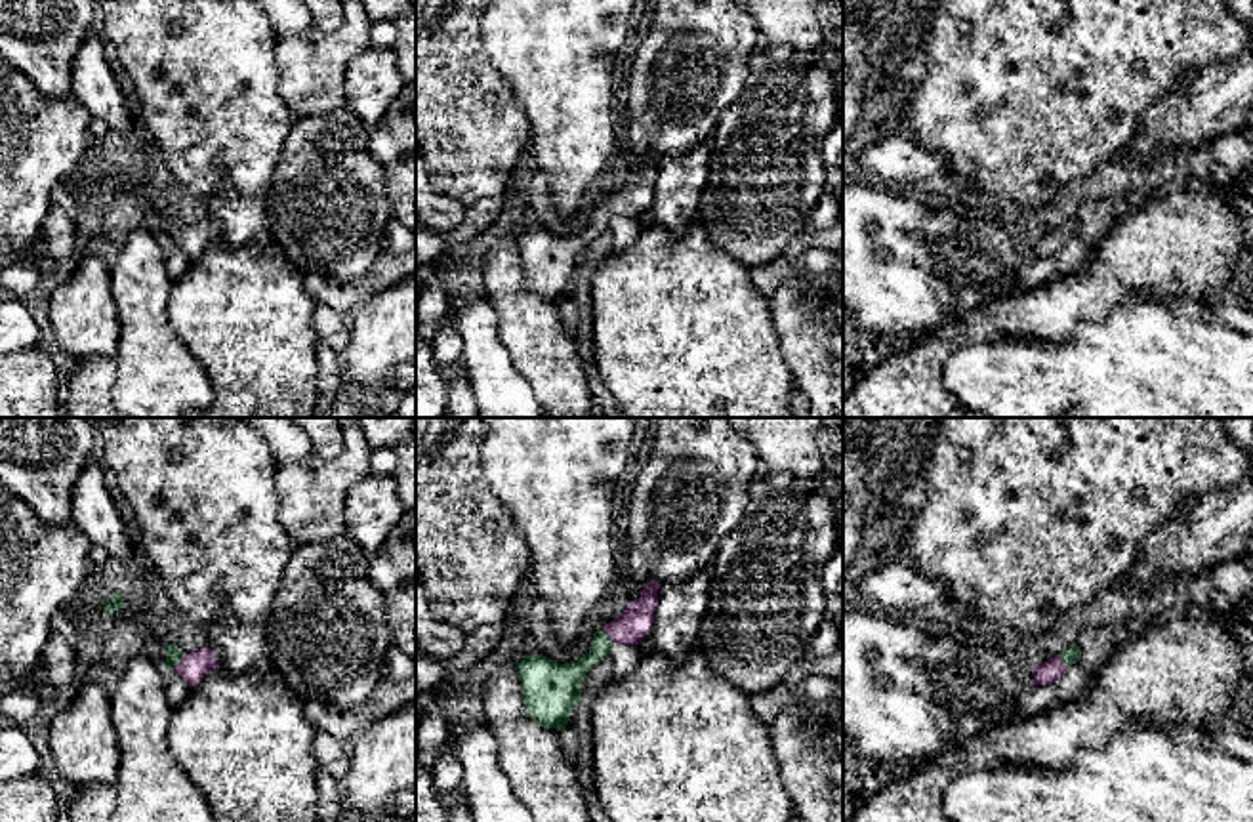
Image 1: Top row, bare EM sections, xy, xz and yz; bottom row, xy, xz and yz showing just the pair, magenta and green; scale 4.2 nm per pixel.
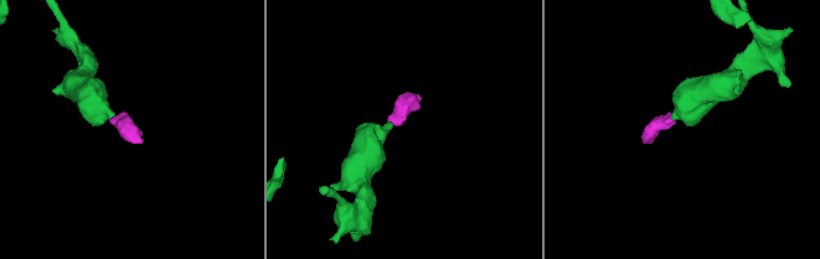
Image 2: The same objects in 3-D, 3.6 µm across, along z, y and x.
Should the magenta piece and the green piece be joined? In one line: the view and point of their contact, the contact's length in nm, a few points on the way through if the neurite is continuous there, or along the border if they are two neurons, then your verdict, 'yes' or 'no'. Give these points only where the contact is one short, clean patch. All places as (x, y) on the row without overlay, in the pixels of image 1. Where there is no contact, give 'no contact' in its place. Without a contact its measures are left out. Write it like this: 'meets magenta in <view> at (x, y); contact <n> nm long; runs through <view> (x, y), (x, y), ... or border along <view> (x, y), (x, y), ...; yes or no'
meets magenta in xy at (178, 237); contact 100 nm long; runs through xy (193, 239), (178, 237), (174, 227); yes

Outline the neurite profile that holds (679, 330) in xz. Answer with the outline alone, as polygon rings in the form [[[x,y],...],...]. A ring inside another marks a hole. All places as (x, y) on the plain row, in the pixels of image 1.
[[[692,221],[675,236],[641,223],[631,246],[587,271],[593,307],[593,364],[616,399],[622,418],[791,418],[793,374],[782,355],[770,299],[751,282],[750,269],[725,254]]]

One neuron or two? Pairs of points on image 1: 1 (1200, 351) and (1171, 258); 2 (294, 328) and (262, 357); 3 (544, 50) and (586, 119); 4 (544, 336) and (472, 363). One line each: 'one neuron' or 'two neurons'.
1: two neurons
2: one neuron
3: one neuron
4: two neurons

